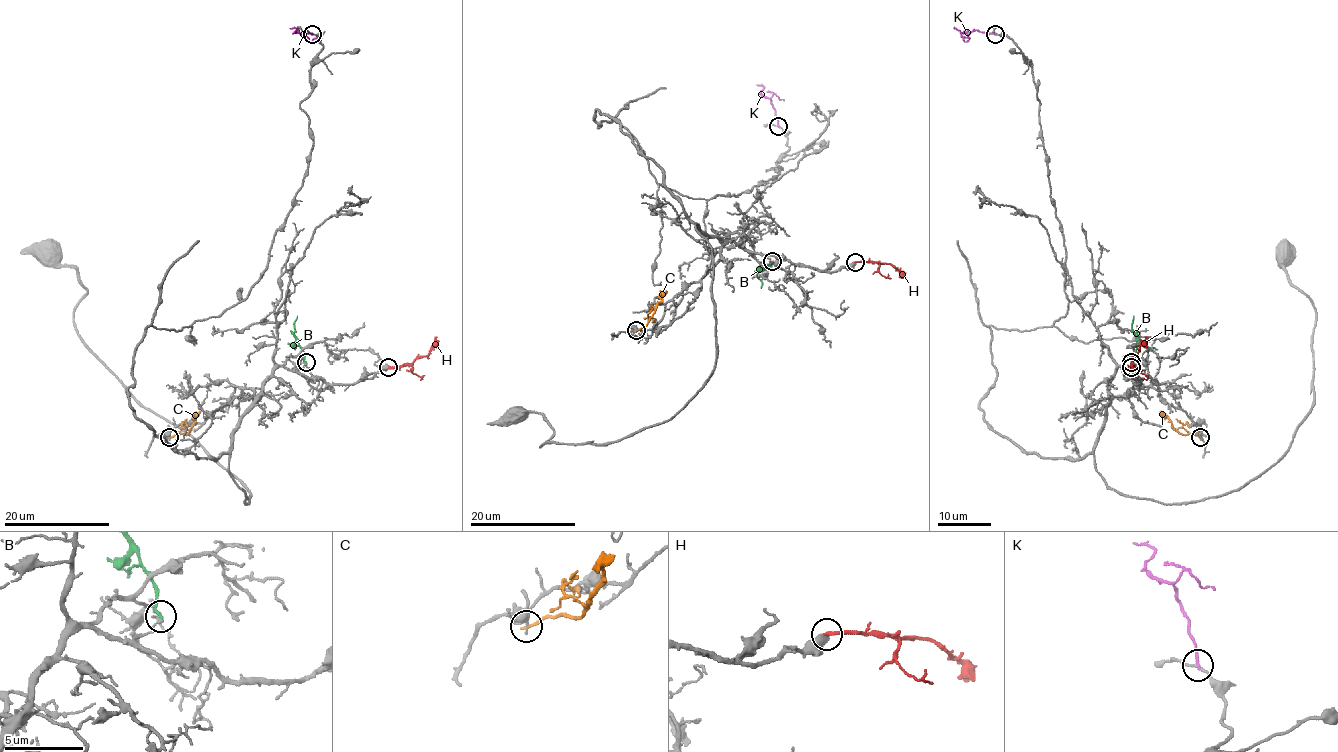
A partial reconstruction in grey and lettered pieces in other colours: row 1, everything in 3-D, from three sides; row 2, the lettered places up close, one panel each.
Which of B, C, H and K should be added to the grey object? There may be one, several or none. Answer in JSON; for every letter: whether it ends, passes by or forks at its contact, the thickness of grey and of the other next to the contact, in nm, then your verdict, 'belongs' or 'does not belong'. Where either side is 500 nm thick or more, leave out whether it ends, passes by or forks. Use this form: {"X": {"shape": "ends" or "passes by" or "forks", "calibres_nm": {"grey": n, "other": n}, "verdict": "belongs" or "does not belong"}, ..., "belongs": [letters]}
{"B": {"shape": "ends", "calibres_nm": {"grey": 170, "other": 150}, "verdict": "does not belong"}, "C": {"shape": "ends", "calibres_nm": {"grey": 420, "other": 200}, "verdict": "does not belong"}, "H": {"calibres_nm": {"grey": 500, "other": 260}, "verdict": "belongs"}, "K": {"shape": "ends", "calibres_nm": {"grey": 120, "other": 190}, "verdict": "does not belong"}, "belongs": ["H"]}

